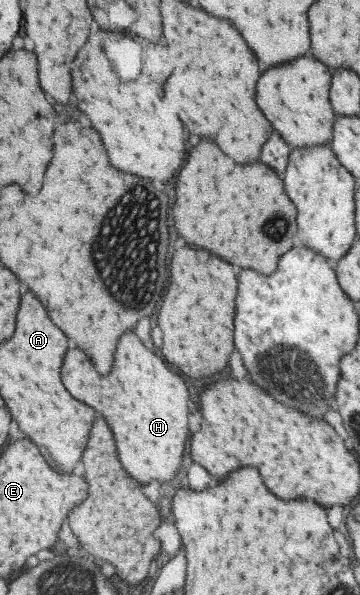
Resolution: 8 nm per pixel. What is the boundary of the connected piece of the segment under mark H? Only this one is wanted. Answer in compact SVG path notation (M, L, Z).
M125 333L119 343L117 343L117 353L115 353L115 363L111 375L103 377L95 371L93 363L89 357L85 357L79 349L69 349L65 355L65 363L61 369L61 379L65 379L65 389L79 401L87 403L95 411L99 411L107 425L111 427L117 443L117 457L123 465L123 469L135 477L141 485L149 485L151 481L161 481L167 483L176 478L177 469L183 461L183 451L185 443L189 437L189 393L183 383L183 379L175 373L169 371L167 363L163 359L157 359L153 351L145 349L143 343L137 339L135 333Z

